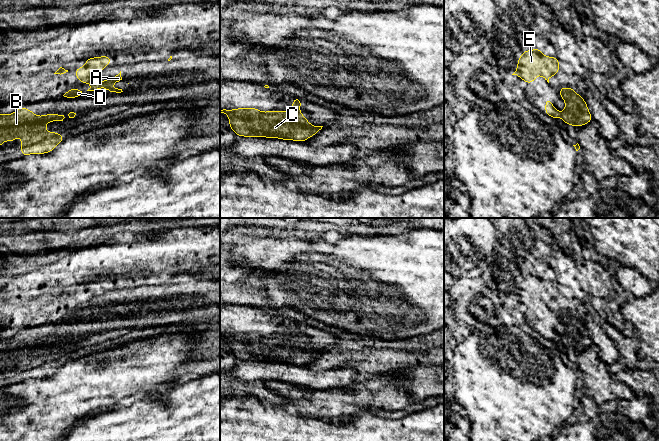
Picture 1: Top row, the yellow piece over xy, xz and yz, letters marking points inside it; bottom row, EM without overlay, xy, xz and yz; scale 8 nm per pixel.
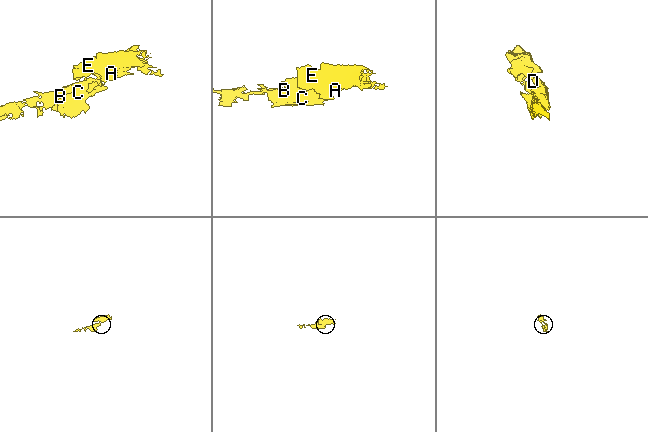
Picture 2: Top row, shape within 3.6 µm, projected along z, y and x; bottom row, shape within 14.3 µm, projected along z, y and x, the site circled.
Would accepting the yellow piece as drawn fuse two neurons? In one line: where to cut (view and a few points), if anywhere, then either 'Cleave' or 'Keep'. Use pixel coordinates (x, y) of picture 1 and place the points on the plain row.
No split. Keep

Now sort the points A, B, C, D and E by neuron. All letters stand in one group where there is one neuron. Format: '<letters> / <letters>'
A B C D E

